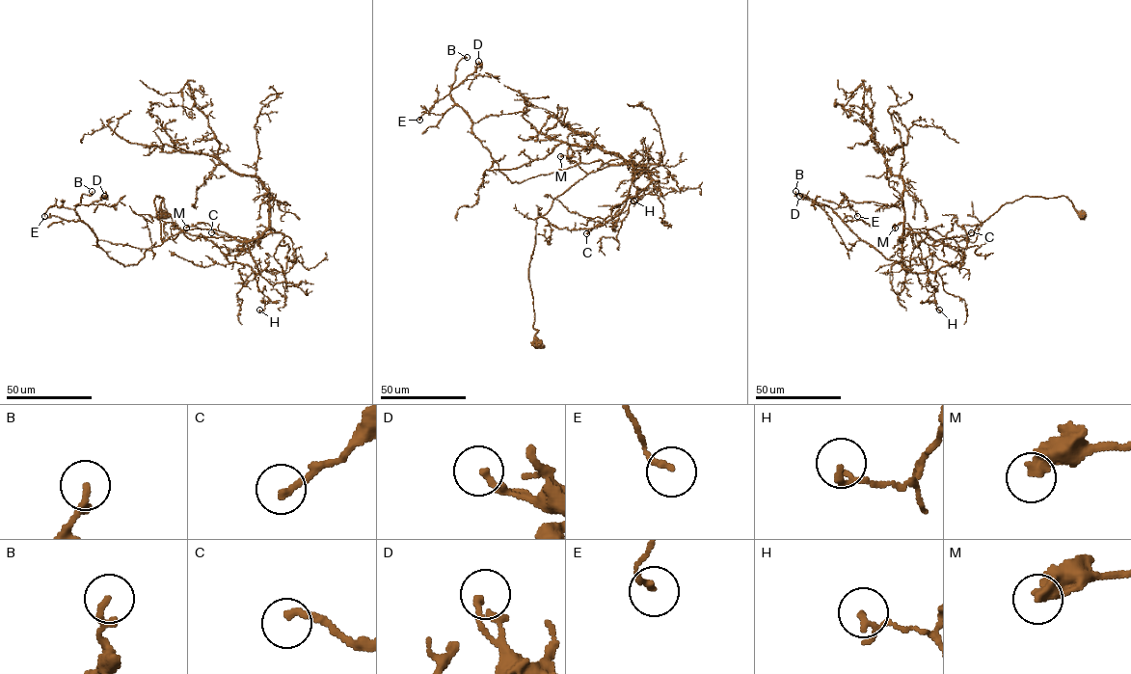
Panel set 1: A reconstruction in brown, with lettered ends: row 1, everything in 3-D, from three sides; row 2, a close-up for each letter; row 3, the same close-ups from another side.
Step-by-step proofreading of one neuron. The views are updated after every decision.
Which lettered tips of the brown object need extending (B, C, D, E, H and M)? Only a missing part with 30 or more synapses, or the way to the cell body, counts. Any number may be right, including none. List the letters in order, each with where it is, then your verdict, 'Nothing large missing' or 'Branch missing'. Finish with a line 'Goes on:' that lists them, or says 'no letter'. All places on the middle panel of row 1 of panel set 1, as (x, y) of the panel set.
B: Place: (467, 57). Nothing large missing
C: Place: (586, 233). Nothing large missing
D: Place: (478, 61). Nothing large missing
E: Place: (419, 120). Nothing large missing
H: Place: (633, 201). Nothing large missing
M: Place: (560, 156). Nothing large missing
Goes on: no letter

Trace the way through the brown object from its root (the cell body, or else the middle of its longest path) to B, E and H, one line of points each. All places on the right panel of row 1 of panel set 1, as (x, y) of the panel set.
B: (1081, 215), (1023, 196), (958, 241), (912, 229), (898, 240), (922, 263), (904, 266), (795, 191)
E: (1081, 215), (1023, 196), (958, 241), (912, 229), (908, 266), (833, 209), (857, 216)
H: (1081, 215), (1065, 196), (1023, 196), (958, 241), (912, 229), (902, 244), (902, 267), (935, 273), (939, 310)

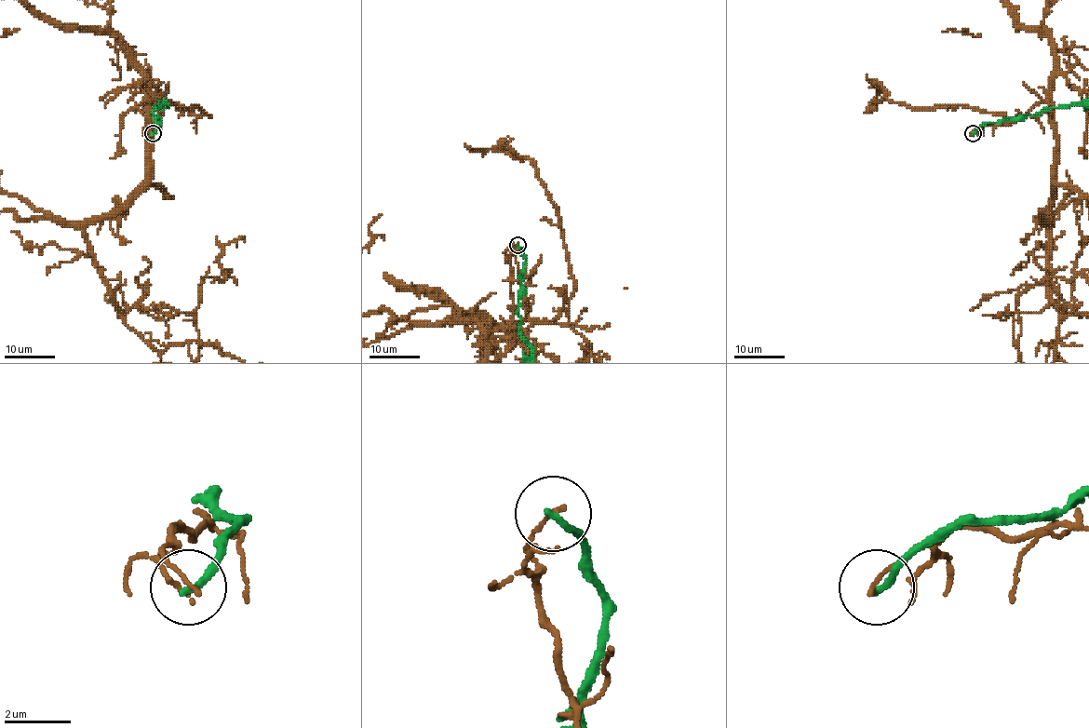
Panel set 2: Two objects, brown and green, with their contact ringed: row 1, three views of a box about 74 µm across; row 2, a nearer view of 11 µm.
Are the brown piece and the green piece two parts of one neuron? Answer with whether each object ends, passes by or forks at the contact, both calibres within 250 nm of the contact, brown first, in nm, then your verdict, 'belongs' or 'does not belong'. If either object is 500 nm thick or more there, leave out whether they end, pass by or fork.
brown ends there; green ends there; 120 nm thick on the brown side, 240 nm on the other; does not belong

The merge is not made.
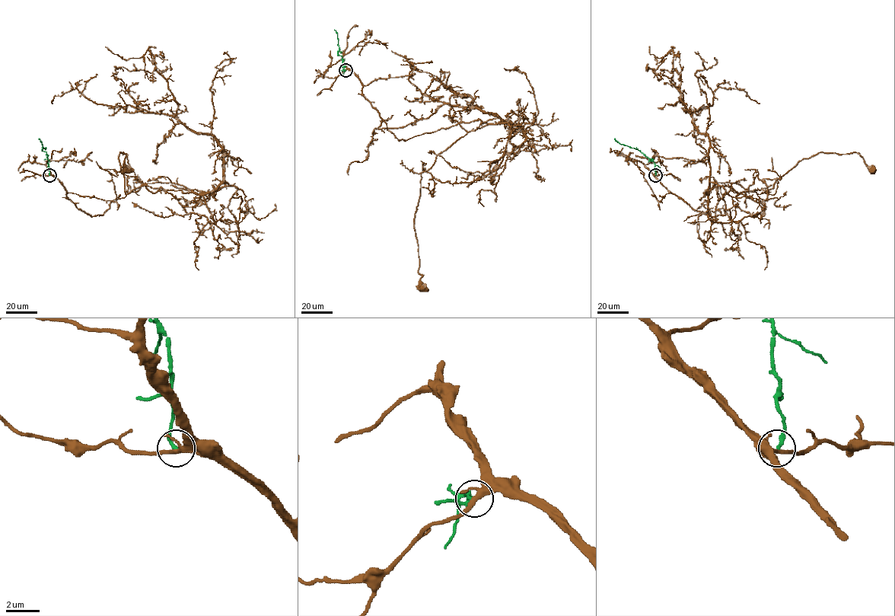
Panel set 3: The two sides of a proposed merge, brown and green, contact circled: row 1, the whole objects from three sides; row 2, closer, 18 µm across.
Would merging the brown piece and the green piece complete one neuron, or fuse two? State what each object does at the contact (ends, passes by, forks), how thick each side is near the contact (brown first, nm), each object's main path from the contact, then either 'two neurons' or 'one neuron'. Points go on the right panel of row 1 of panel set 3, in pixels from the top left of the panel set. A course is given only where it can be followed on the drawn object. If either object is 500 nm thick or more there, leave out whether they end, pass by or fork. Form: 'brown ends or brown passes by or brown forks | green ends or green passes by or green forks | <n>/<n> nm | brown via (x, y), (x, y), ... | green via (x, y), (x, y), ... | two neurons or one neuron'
brown forks | green ends | 240/200 nm | brown via (655, 175), (716, 216), (724, 201), (704, 193), (716, 183), (764, 193), (820, 152), (871, 170) | green via (655, 175), (654, 163), (651, 159), (638, 150), (621, 144), (614, 138) | two neurons

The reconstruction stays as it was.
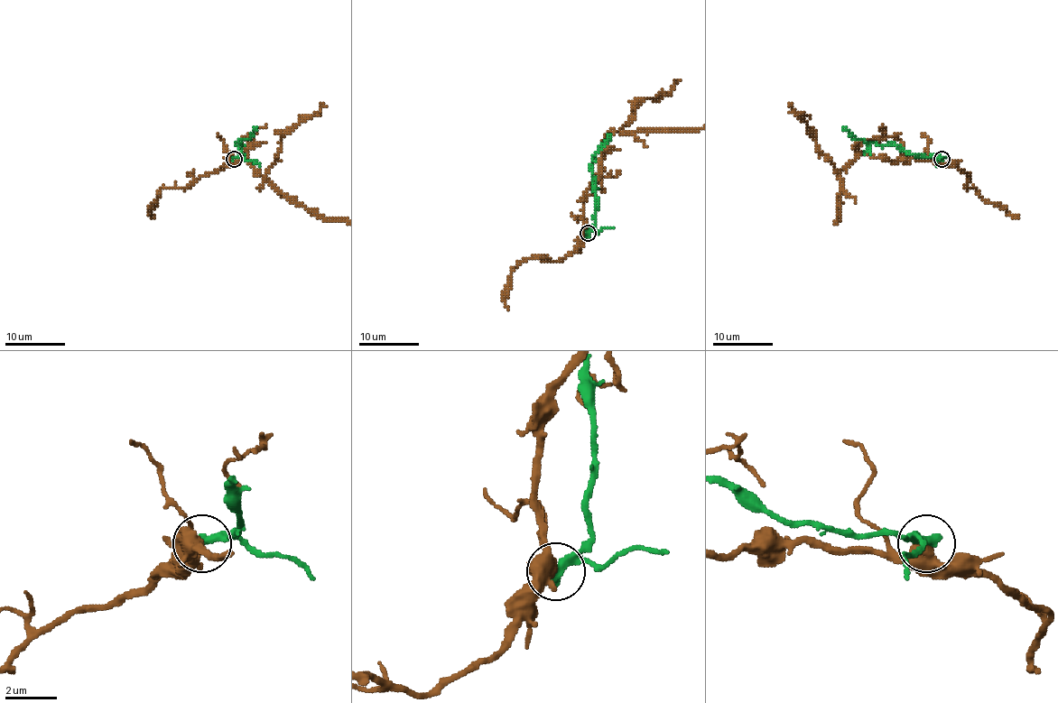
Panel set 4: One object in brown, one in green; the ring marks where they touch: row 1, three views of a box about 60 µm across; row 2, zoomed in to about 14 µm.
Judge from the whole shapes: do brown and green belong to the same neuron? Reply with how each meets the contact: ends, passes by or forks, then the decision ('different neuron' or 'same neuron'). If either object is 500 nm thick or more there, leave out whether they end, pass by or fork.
brown forks there; green ends there; different neuron

